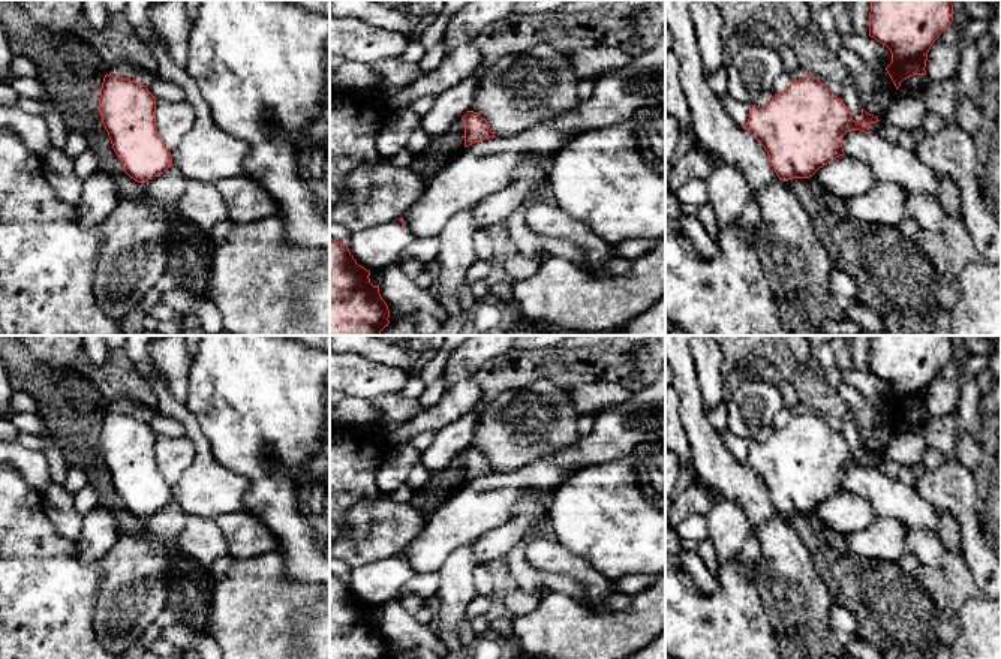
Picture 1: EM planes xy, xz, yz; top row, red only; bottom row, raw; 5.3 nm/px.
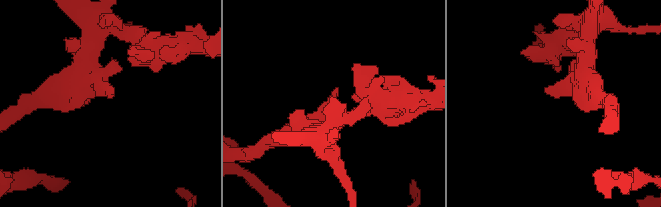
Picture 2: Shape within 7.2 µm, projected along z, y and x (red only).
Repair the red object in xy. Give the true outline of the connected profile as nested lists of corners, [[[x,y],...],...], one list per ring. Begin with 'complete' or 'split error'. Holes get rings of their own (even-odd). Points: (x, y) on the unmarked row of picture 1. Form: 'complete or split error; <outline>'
complete; [[[105,410],[99,448],[124,508],[147,518],[172,500],[172,491],[156,464],[156,434],[147,421]]]

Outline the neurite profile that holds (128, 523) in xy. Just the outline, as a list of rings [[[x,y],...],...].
[[[0,335],[0,358],[12,389],[27,392],[39,403],[37,413],[67,466],[84,469],[97,493],[97,505],[115,514],[118,535],[139,535],[144,520],[124,508],[102,458],[99,433],[106,401],[96,385],[73,368],[40,362],[16,335]]]

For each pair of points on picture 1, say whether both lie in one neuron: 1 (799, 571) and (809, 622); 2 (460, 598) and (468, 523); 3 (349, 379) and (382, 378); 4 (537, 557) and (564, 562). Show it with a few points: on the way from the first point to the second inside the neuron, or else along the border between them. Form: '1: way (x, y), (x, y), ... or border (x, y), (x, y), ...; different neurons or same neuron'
1: way (799, 583), (800, 610); same neuron
2: border (471, 542), (459, 547), (439, 569); different neurons
3: way (357, 376), (375, 378); same neuron
4: way (543, 557), (558, 560); same neuron

